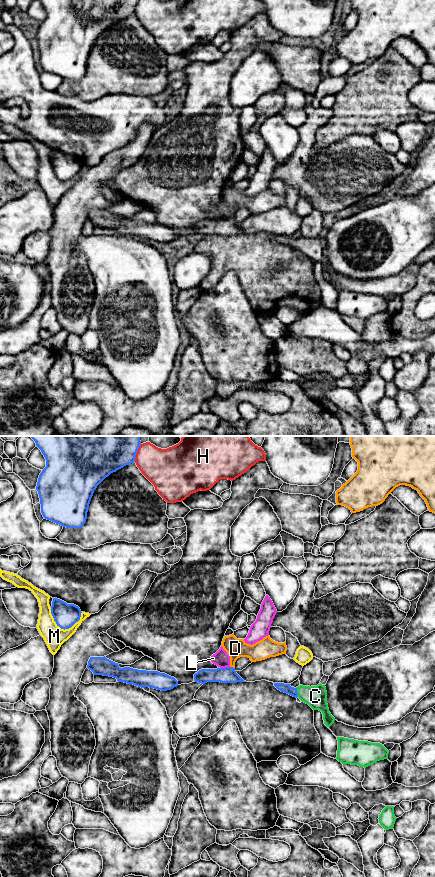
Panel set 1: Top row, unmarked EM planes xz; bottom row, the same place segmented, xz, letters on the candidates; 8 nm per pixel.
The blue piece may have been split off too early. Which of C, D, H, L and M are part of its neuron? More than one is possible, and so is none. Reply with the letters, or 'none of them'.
C

